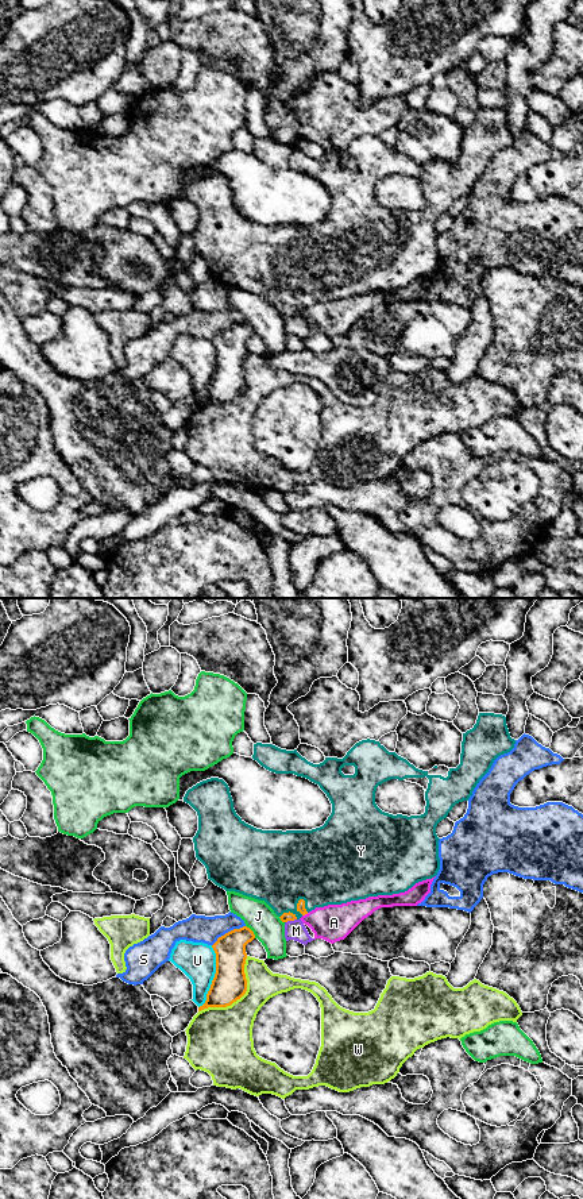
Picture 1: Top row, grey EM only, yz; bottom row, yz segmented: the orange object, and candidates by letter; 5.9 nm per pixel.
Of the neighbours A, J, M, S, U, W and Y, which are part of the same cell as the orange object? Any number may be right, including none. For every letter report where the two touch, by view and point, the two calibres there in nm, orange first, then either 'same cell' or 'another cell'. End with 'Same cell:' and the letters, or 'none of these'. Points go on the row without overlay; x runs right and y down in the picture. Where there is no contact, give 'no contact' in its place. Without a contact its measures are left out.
A: yz (305, 308) | 50/220 nm | another cell
J: yz (253, 327) | 180/180 nm | another cell
M: yz (290, 315) | 60/120 nm | another cell
S: yz (228, 327) | 180/160 nm | another cell
U: yz (215, 371) | 200/220 nm | another cell
W: yz (239, 393) | 200/360 nm | another cell
Y: yz (304, 300) | 50/440 nm | same cell
Same cell: Y

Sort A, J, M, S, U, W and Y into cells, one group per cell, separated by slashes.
A M / J / S / U / W / Y

